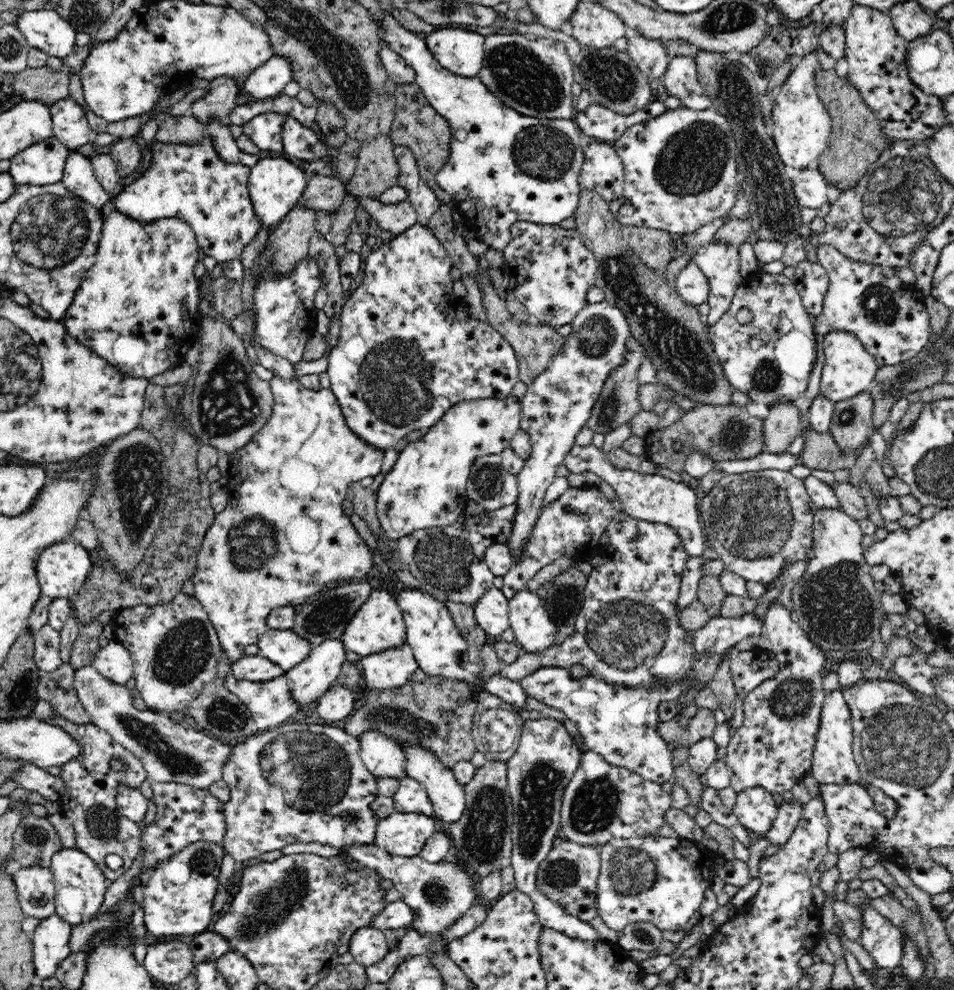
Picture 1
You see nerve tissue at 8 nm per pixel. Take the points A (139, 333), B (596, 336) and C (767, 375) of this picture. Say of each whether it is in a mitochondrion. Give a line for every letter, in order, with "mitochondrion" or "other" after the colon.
A: other
B: mitochondrion
C: mitochondrion

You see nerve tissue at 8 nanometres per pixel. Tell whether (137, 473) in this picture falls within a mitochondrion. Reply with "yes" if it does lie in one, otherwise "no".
yes

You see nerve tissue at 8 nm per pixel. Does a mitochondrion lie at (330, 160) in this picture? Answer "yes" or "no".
no

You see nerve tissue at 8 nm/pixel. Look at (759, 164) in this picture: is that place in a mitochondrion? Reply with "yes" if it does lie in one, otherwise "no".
yes

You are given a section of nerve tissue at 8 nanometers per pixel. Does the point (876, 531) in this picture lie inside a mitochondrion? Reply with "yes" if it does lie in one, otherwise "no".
no

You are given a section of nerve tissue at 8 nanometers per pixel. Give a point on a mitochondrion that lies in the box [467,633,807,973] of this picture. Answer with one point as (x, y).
(538, 788)

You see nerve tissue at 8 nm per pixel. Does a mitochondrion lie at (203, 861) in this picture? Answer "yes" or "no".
yes

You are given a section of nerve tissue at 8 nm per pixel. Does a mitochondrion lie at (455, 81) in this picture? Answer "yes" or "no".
no

